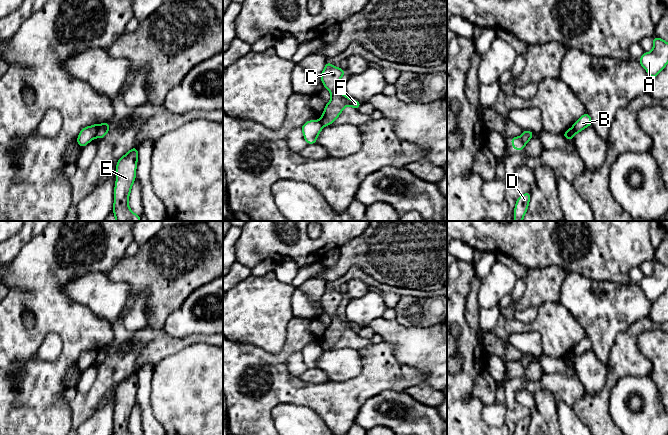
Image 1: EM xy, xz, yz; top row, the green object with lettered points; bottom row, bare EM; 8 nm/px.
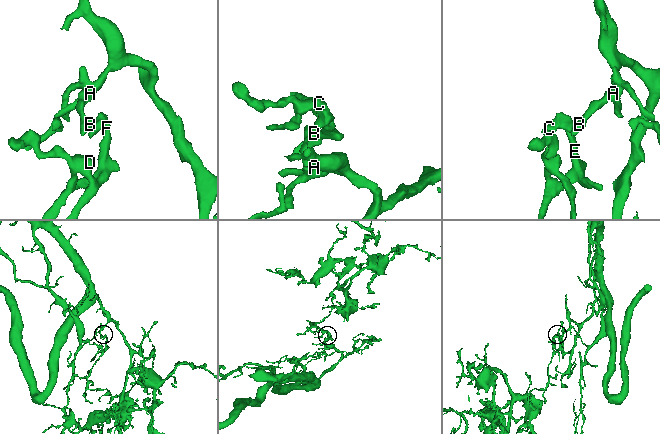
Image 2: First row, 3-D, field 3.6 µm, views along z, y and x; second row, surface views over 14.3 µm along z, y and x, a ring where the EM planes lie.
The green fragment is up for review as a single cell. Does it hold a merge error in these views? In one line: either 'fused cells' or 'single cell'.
fused cells

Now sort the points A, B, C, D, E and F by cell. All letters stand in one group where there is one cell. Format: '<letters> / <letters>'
A B / C D E F

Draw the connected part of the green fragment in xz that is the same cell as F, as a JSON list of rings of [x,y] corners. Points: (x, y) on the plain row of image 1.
[[[329,285],[326,286],[326,289],[320,299],[320,303],[324,312],[331,317],[331,323],[326,328],[320,342],[320,346],[323,350],[332,349],[346,330],[351,330],[358,334],[361,329],[361,326],[348,322],[345,315],[343,318],[338,316],[338,307],[344,299],[344,293],[330,288]]]

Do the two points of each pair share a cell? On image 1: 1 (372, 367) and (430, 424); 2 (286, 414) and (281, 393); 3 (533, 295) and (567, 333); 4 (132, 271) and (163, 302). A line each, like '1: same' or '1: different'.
1: different
2: different
3: different
4: same

